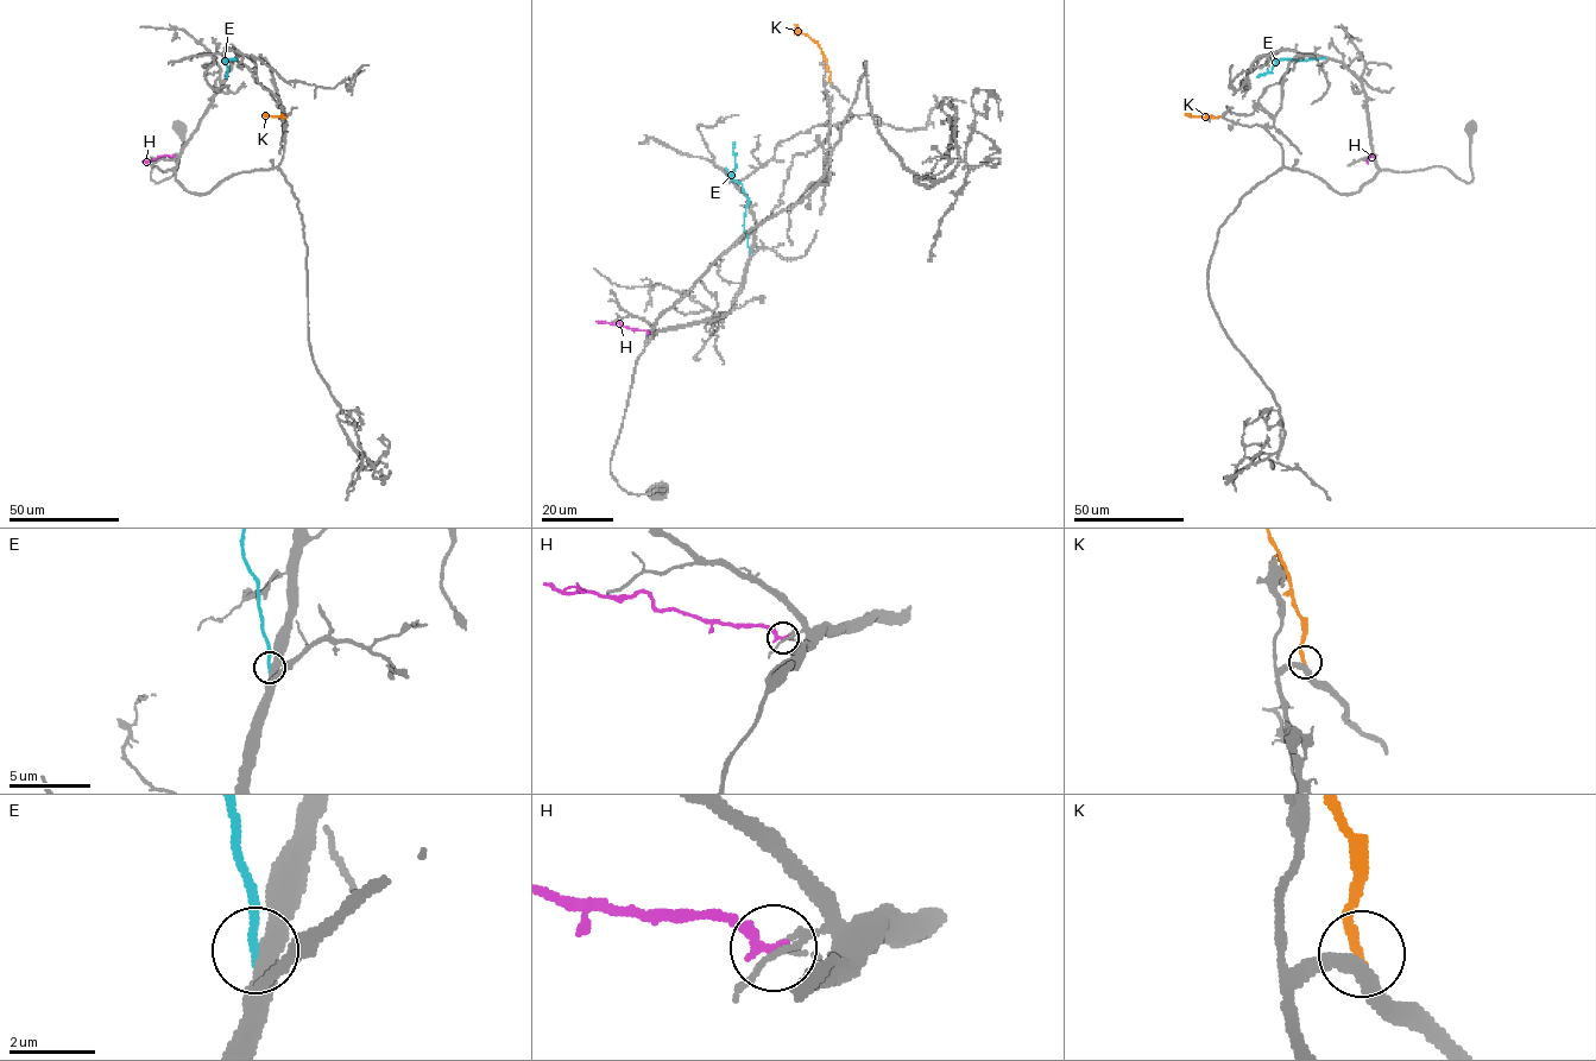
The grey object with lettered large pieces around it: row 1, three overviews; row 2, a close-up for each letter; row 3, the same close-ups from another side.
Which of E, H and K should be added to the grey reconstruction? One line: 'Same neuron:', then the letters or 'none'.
Same neuron: none

